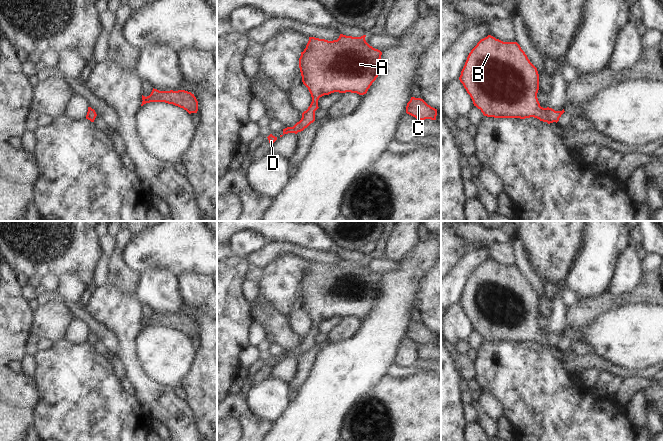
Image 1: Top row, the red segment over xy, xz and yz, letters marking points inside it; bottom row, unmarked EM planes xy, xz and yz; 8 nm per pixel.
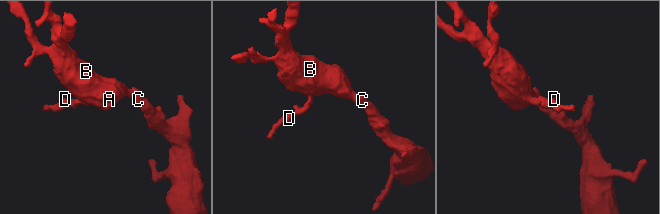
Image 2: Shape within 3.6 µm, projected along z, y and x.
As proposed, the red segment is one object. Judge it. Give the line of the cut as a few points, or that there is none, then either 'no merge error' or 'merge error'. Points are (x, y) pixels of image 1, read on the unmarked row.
no cut | no merge error

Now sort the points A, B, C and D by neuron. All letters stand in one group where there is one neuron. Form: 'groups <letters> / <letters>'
groups A B C D

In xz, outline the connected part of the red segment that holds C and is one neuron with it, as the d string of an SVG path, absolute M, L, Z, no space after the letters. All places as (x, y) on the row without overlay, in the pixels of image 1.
M411 321L406 330L406 337L415 341L418 345L425 343L436 344L437 333L428 329L421 322Z

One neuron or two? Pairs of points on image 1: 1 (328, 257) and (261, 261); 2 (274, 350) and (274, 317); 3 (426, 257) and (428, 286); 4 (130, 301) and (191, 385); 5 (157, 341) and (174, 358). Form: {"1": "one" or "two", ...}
{"1": "one", "2": "two", "3": "two", "4": "two", "5": "one"}

